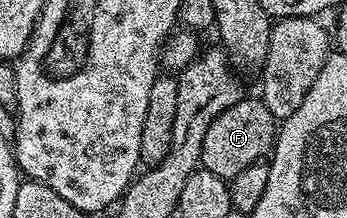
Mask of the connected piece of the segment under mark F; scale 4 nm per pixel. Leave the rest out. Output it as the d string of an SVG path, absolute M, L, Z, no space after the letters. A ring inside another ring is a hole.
M245 96L243 101L234 103L234 107L226 107L214 123L210 123L210 131L206 131L206 139L202 139L201 166L214 175L231 179L242 175L246 167L259 165L271 154L278 132L278 122L274 115L264 106L263 100L255 96Z

